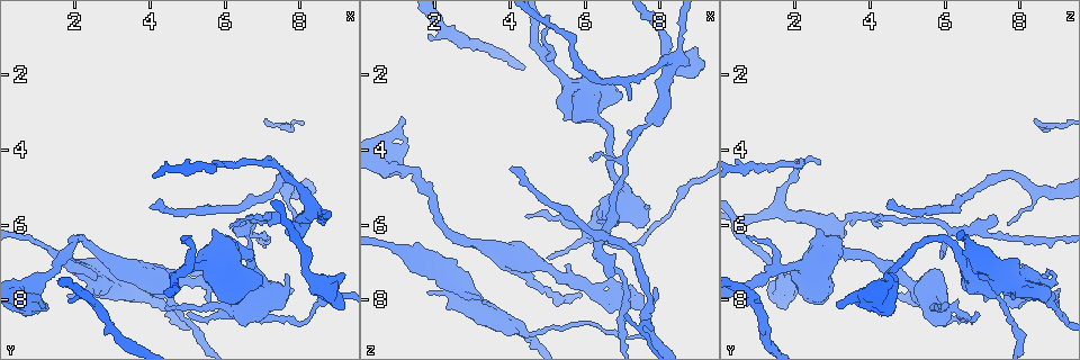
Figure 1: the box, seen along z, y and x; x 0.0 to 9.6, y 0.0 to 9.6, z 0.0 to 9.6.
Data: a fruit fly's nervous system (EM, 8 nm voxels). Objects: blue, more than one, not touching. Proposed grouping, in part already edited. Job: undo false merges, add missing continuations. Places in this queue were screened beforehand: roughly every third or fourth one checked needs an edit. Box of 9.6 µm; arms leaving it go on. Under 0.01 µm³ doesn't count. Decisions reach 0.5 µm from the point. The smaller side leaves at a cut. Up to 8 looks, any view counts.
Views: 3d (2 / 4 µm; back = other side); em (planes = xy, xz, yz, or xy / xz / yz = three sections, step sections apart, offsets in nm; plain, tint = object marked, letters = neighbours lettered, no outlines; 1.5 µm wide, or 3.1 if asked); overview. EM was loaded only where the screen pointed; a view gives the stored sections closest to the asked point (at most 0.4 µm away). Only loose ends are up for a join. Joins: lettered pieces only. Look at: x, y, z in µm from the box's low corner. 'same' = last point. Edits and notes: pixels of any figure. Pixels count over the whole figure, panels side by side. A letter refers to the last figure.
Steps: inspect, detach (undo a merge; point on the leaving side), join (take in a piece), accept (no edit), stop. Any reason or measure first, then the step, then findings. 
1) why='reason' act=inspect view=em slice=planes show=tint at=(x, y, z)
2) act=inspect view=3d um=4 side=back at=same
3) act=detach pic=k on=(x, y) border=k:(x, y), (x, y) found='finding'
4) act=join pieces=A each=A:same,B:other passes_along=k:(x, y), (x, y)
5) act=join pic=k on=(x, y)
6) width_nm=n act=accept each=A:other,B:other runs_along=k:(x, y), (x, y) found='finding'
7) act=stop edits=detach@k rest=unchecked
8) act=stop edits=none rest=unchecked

why='long arm stops here' act=inspect view=em slice=planes show=letters at=(4.00, 5.50, 4.50)

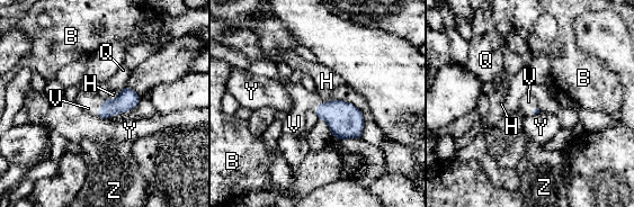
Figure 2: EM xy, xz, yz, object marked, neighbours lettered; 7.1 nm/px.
act=join pieces=V each=B:other,H:other,Q:other,V:same,Y:other,Z:other found='it goes on there'

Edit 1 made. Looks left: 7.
act=inspect view=overview

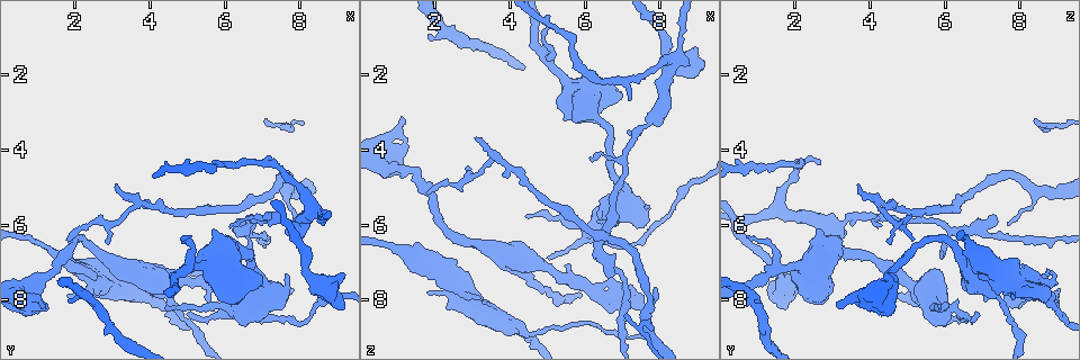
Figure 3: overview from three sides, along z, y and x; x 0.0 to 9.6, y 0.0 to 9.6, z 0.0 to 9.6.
why='free end' act=inspect view=3d um=2 at=(5.10, 8.35, 6.95)

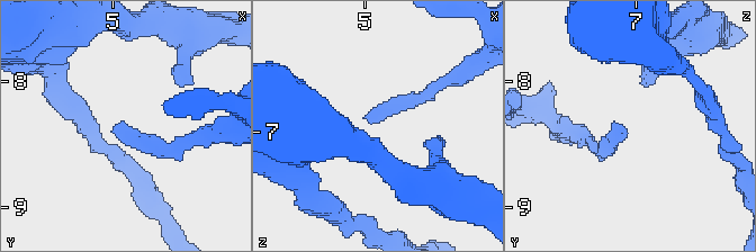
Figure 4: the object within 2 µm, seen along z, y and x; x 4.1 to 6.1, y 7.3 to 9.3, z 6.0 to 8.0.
why='now the EM' act=inspect view=em slice=yz step=4 show=letters at=(5.06, 8.42, 6.94)

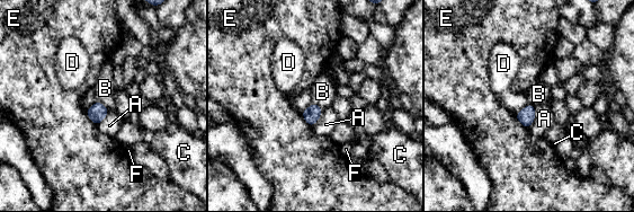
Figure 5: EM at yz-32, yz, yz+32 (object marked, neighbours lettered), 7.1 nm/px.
why='another direction' act=inspect view=em slice=planes show=letters at=same

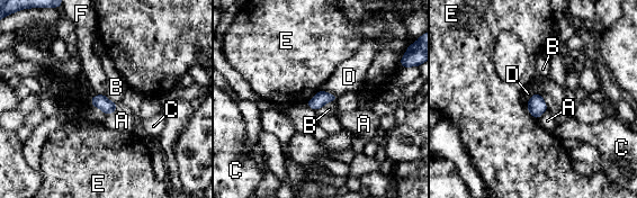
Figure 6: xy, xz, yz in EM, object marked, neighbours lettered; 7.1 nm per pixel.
longest_contact=B:170nm act=accept each=A:other,B:other,C:other,D:other,E:other,F:other found='none of them fits'

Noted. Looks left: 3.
why='thin end' act=inspect view=em slice=xz step=8 show=tint at=(1.80, 7.90, 7.80)

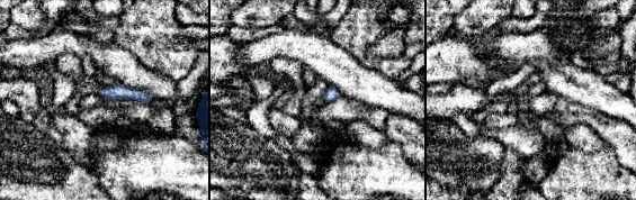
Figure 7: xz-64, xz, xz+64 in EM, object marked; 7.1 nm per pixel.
act=inspect view=em slice=xz step=8 show=letters at=same

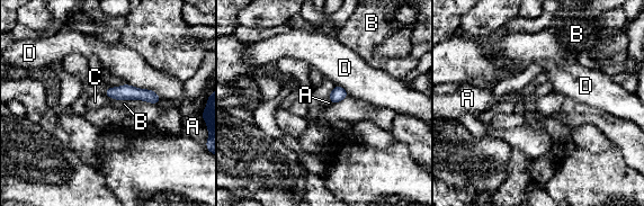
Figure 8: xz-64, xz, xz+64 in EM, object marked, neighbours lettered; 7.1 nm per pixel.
act=accept each=A:other,B:other,C:other,D:other runs_along=8:(108, 92), (136, 92), (157, 99) found='no lettered piece goes on from it'

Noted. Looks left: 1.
act=stop edits=join@2 rest=unchecked

